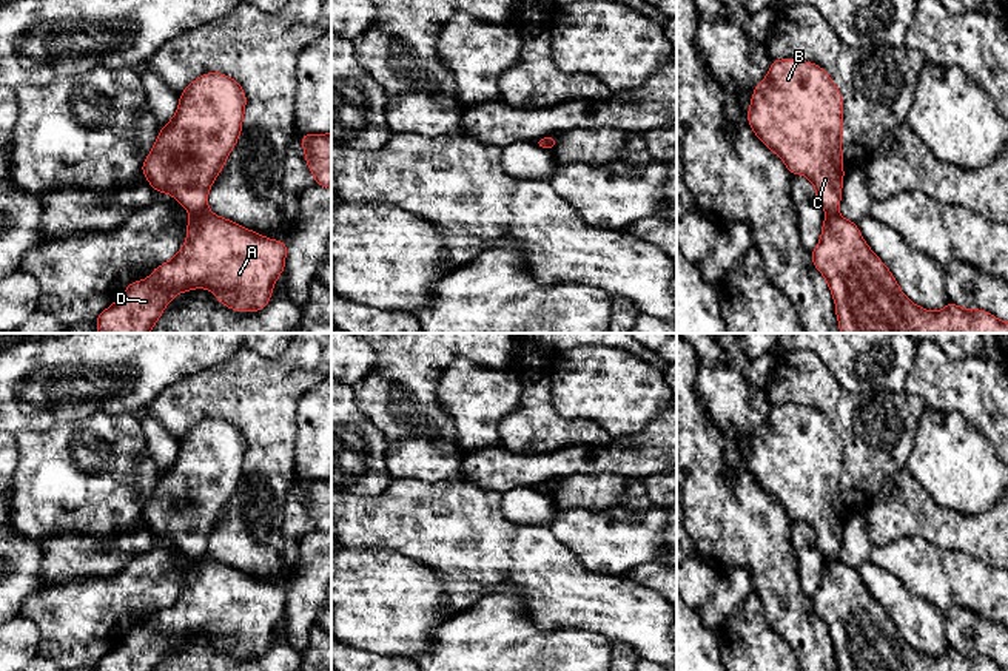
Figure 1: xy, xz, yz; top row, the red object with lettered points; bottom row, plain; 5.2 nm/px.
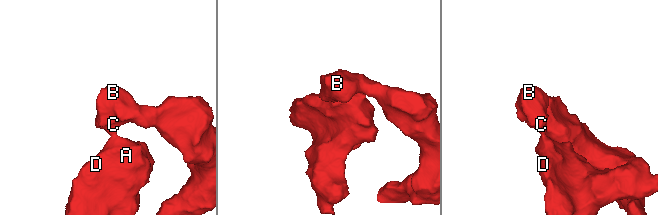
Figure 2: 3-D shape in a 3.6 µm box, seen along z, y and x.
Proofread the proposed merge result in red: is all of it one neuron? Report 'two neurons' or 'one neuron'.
two neurons

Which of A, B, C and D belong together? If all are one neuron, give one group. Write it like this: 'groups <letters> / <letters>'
groups A D / B C

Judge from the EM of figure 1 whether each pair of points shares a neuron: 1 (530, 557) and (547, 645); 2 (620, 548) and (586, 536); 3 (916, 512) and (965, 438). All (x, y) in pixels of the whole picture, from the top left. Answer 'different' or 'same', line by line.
1: different
2: same
3: different

